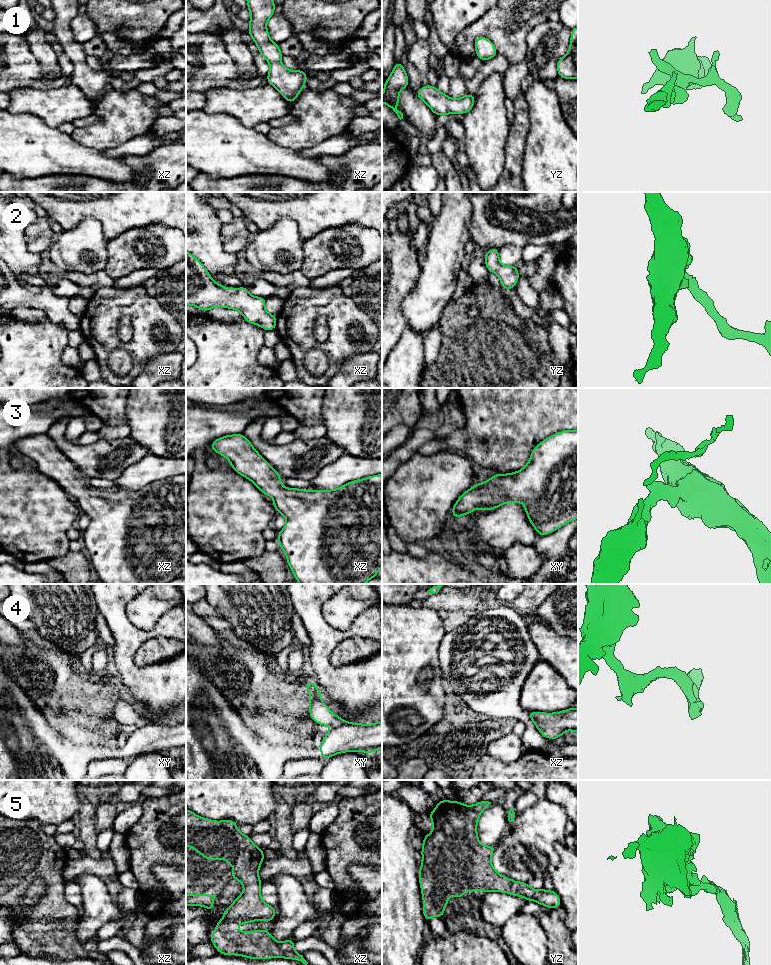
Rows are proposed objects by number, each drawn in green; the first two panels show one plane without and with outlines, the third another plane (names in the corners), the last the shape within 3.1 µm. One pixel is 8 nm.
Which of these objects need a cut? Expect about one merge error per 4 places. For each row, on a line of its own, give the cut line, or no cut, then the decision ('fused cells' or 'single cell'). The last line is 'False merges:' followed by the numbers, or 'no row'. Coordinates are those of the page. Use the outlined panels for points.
1: no cut | single cell
2: no cut | single cell
3: no cut | single cell
4: xy (343, 721), (333, 728) | fused cells
5: no cut | single cell
False merges: 4

